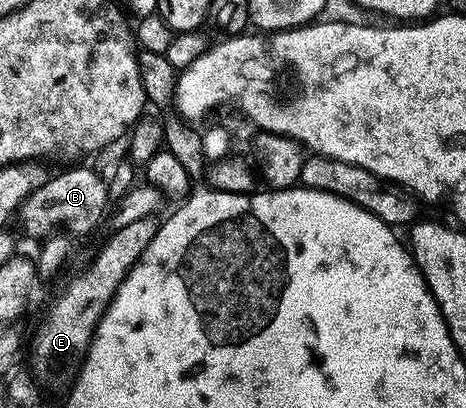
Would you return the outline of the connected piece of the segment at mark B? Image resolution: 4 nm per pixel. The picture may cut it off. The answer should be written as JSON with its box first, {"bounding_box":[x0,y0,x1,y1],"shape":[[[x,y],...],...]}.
{"bounding_box":[18,167,110,236],"shape":[[[72,167],[69,171],[53,174],[34,193],[30,193],[20,204],[18,219],[24,222],[28,235],[49,236],[59,223],[76,235],[88,235],[100,223],[104,210],[108,207],[110,196],[108,183],[96,171],[88,167]]]}

